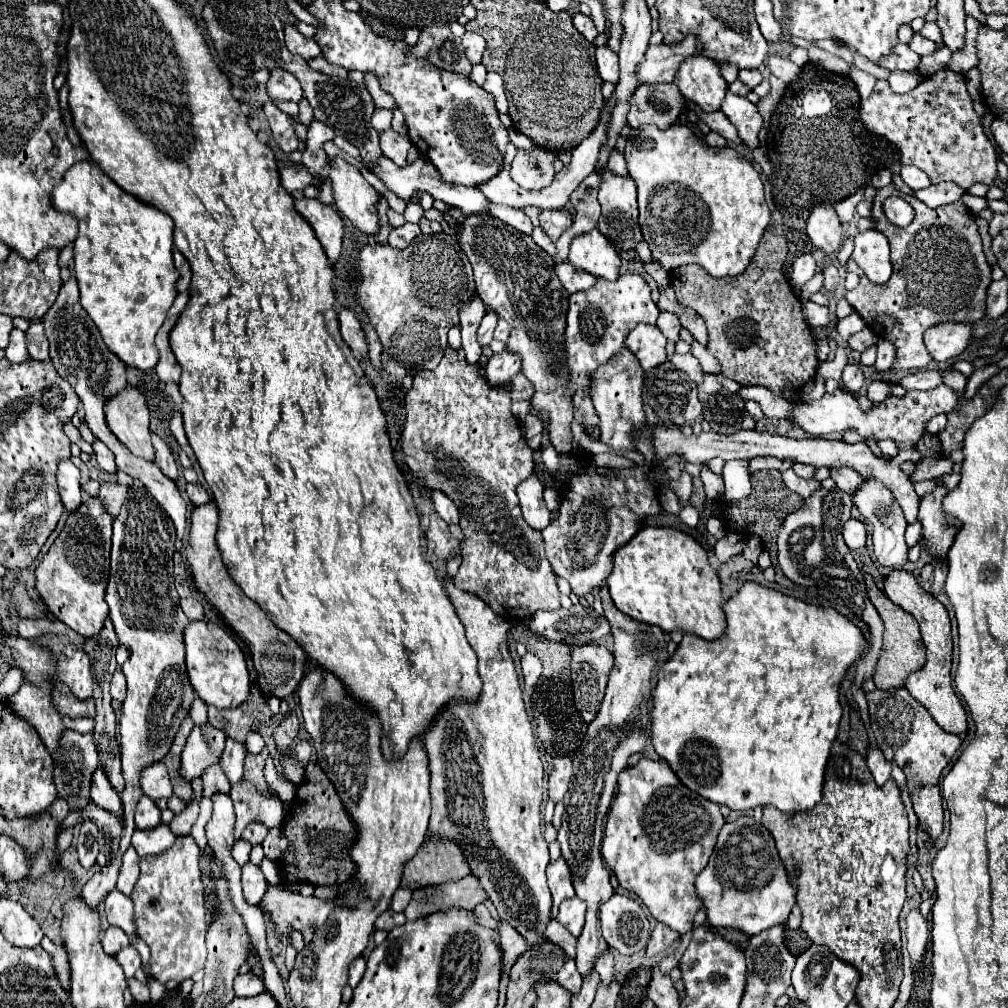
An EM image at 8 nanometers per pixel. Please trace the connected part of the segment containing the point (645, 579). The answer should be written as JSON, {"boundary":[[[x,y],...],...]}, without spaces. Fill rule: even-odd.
{"boundary":[[[645,526],[629,540],[621,550],[613,554],[613,572],[605,580],[613,604],[627,616],[663,628],[665,632],[683,630],[695,634],[703,640],[717,640],[725,630],[725,614],[721,610],[723,598],[719,588],[719,578],[713,566],[709,564],[707,552],[685,532],[675,528],[659,528],[659,526]]]}

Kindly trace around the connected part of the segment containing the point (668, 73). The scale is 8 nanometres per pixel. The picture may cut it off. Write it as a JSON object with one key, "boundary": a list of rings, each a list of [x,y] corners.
{"boundary":[[[687,34],[679,44],[649,44],[643,60],[637,64],[637,84],[663,84],[673,82],[679,64],[689,56],[701,56],[705,46],[695,34]]]}

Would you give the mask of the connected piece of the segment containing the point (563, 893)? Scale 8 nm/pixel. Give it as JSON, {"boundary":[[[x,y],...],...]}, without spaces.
{"boundary":[[[559,858],[555,862],[549,862],[549,866],[547,866],[547,882],[549,882],[551,894],[553,894],[551,916],[555,918],[559,904],[565,898],[575,896],[575,890],[573,890],[573,884],[571,884],[571,872],[569,872],[569,866],[567,866],[567,862],[563,858]]]}

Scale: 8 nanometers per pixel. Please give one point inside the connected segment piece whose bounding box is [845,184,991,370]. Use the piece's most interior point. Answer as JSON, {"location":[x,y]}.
{"location":[940,274]}

